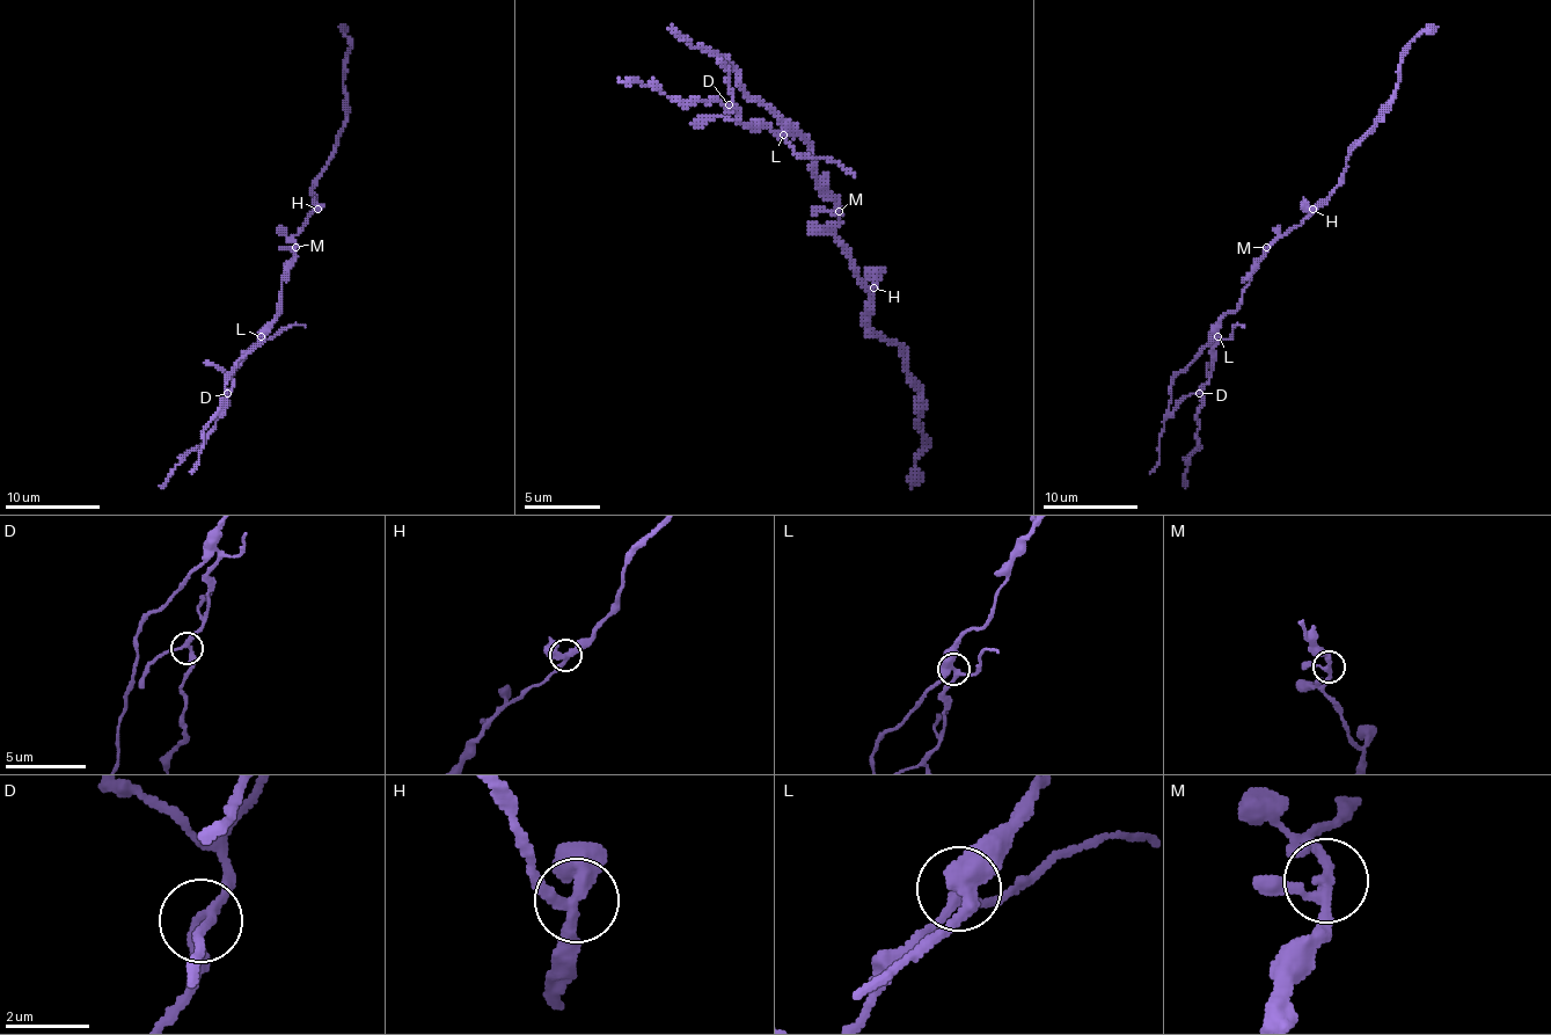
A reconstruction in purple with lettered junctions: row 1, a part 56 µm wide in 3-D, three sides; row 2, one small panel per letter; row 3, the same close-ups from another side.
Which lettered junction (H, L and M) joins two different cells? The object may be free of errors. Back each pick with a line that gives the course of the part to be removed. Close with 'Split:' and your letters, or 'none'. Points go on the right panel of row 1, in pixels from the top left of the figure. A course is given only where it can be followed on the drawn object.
L: (1219, 336), (1197, 415), (1197, 450), (1190, 457), (1183, 486)
Split: L

